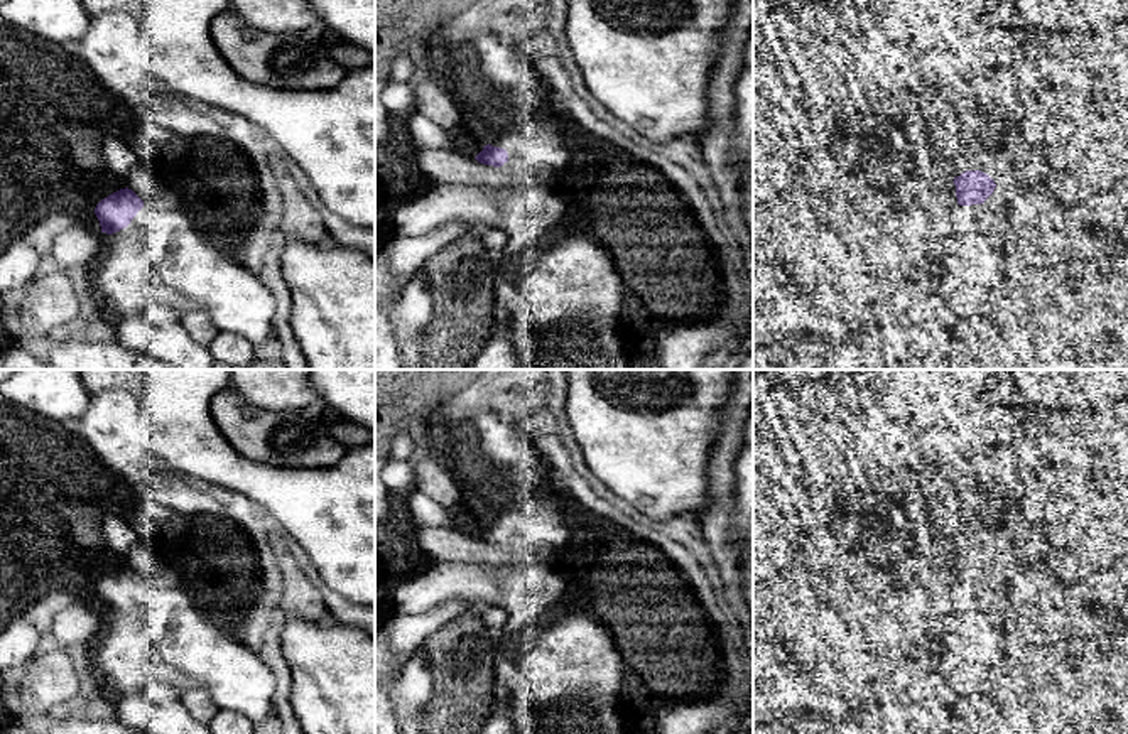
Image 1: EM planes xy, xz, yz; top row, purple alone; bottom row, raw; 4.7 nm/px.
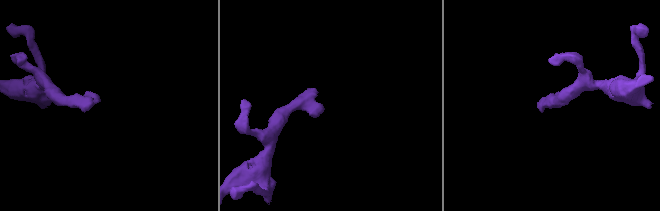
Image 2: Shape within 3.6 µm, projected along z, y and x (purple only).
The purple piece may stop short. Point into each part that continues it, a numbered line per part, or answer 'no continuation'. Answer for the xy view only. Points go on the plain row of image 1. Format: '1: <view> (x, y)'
1: xy (159, 636)

